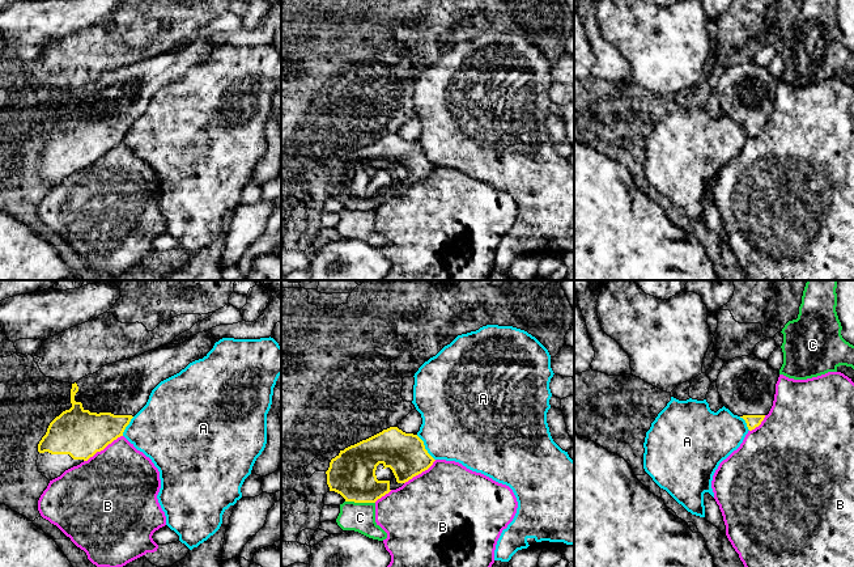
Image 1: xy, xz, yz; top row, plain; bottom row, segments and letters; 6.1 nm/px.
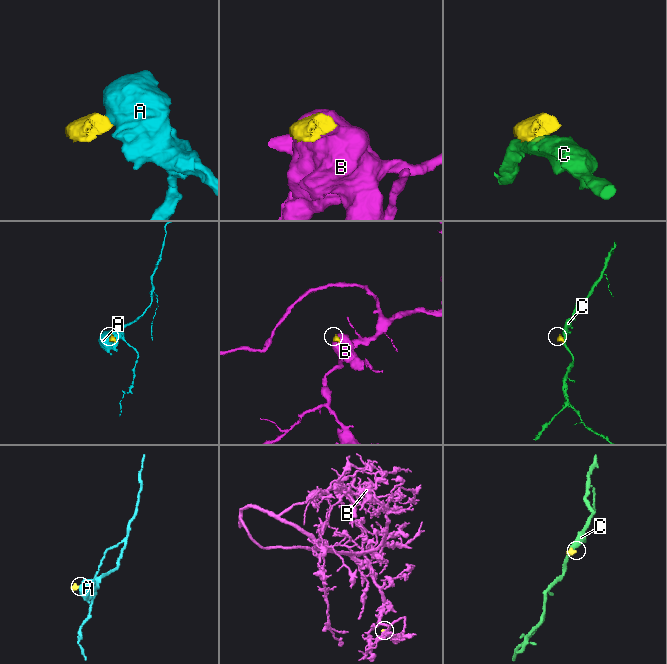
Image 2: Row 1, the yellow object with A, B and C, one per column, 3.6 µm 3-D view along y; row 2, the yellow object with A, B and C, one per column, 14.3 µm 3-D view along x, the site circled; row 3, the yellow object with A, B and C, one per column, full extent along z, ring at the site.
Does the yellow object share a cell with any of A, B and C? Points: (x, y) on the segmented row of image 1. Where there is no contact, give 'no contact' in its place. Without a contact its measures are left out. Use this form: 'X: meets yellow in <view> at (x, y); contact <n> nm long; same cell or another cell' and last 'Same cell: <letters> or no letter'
A: meets yellow in xz at (424, 448); contact 200 nm long; another cell
B: meets yellow in xy at (102, 449); contact 280 nm long; another cell
C: meets yellow in xz at (360, 502); contact 180 nm long; another cell
Same cell: no letter

